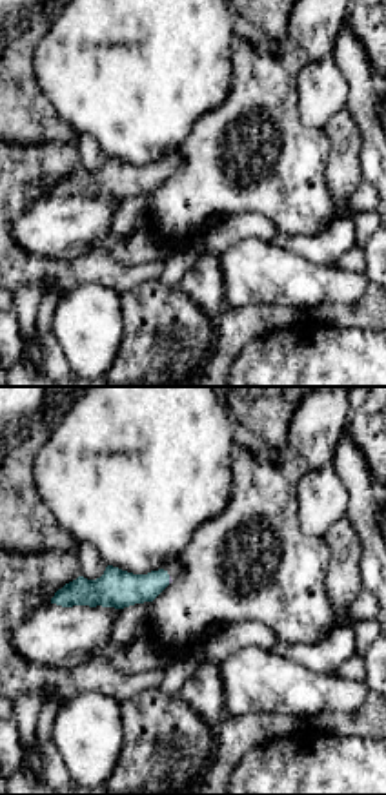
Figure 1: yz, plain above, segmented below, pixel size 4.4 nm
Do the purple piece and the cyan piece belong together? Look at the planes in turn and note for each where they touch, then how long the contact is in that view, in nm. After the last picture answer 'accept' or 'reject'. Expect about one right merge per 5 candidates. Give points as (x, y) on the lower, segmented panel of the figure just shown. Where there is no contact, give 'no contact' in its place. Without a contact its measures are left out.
contact (170, 580); length 30 nm

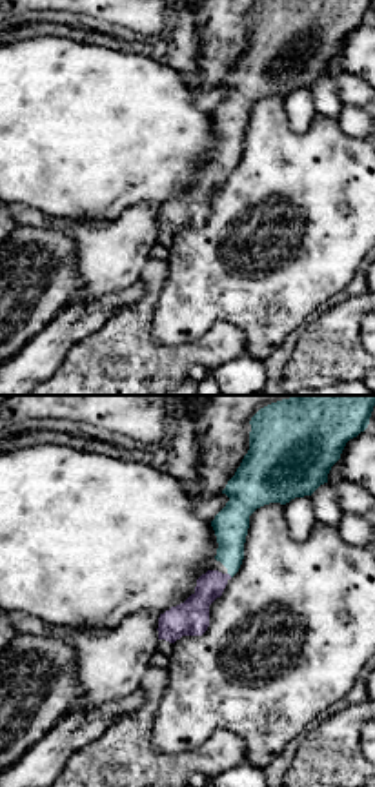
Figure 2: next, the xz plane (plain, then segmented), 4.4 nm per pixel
no contact

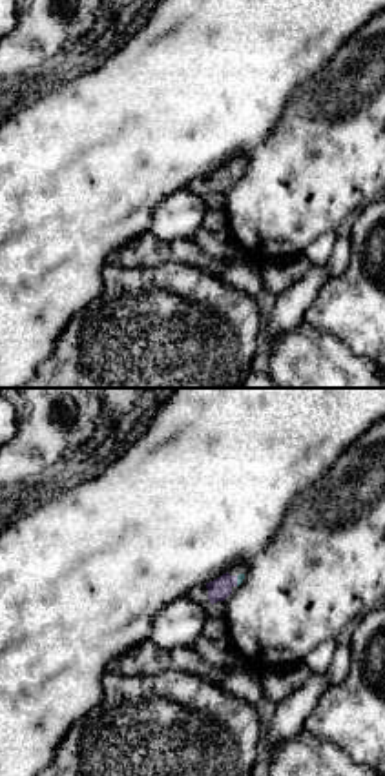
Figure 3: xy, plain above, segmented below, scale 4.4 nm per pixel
contact (236, 582); length 50 nm

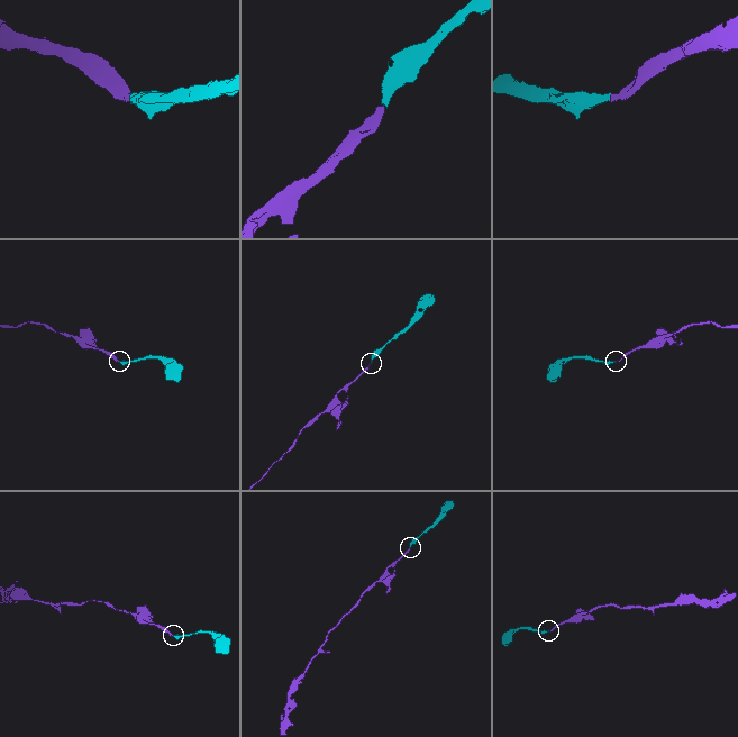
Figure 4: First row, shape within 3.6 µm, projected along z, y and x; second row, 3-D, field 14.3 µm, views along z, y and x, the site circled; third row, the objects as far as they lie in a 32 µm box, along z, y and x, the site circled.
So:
accept

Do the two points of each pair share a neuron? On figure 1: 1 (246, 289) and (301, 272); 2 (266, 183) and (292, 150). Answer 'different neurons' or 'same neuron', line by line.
1: same neuron
2: same neuron

